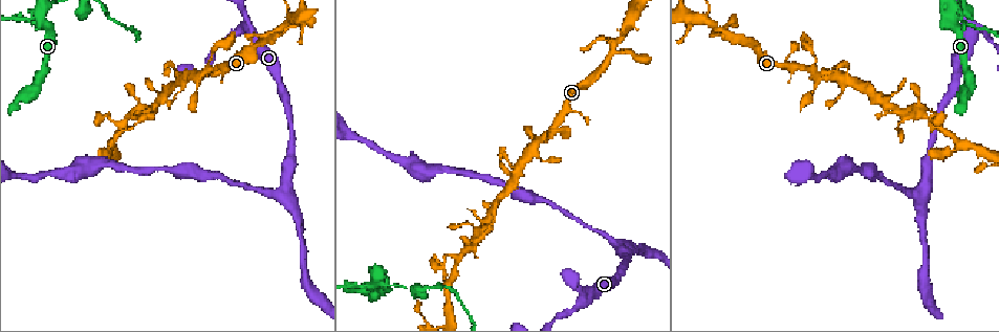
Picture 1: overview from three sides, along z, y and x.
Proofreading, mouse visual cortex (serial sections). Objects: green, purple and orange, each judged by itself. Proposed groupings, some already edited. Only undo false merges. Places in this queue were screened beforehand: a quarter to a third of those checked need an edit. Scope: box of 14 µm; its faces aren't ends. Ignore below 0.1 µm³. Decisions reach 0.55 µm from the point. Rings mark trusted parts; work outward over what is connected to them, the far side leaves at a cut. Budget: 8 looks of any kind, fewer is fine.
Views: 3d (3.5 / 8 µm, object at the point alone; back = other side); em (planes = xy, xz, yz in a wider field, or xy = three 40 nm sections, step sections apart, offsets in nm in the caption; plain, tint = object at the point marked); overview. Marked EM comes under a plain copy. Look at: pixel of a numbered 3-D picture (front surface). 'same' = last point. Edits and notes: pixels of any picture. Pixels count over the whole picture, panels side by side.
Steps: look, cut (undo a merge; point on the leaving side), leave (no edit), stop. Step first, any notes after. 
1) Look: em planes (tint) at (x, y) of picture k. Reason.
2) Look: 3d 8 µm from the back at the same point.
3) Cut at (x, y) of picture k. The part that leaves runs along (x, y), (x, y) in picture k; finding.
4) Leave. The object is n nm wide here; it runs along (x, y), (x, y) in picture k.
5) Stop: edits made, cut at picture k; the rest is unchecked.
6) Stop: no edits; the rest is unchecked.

Look: 3d 3.5 µm at (39, 17) of picture 1.

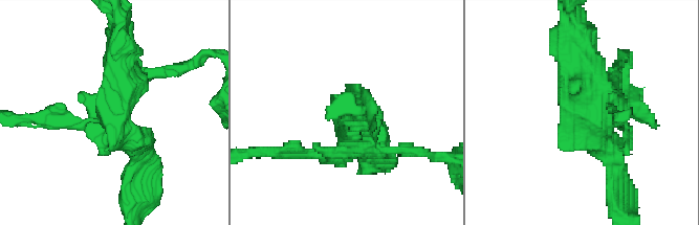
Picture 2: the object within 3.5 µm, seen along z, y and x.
Look: em xy step 1 (tint) at (114, 114) of picture 2.

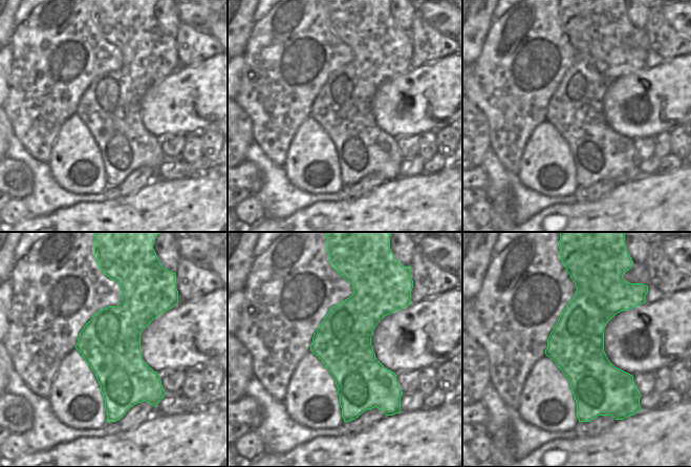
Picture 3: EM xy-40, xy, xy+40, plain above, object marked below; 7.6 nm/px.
Cut at (178, 71) of picture 2. The part that leaves runs along (344, 150), (331, 155), (257, 152) in picture 2; two cells meet here.

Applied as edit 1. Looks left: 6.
Look: 3d 3.5 µm from the back at (585, 299) of picture 1. Three arms meet.

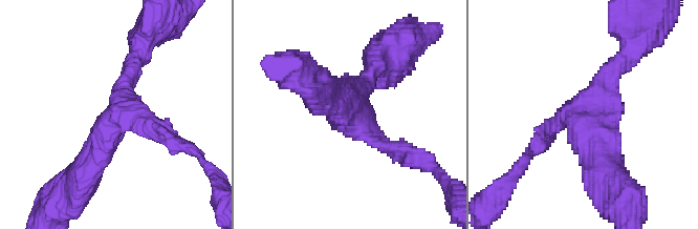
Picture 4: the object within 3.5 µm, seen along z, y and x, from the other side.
Look: em xy step 3 (tint) at (112, 125) of picture 4. Now the EM.

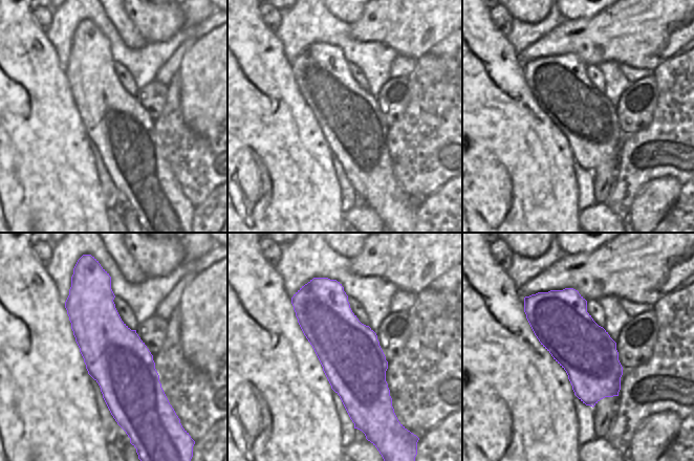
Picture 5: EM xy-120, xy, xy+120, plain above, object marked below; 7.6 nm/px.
Look: em xy step 2 (tint) at the same point.

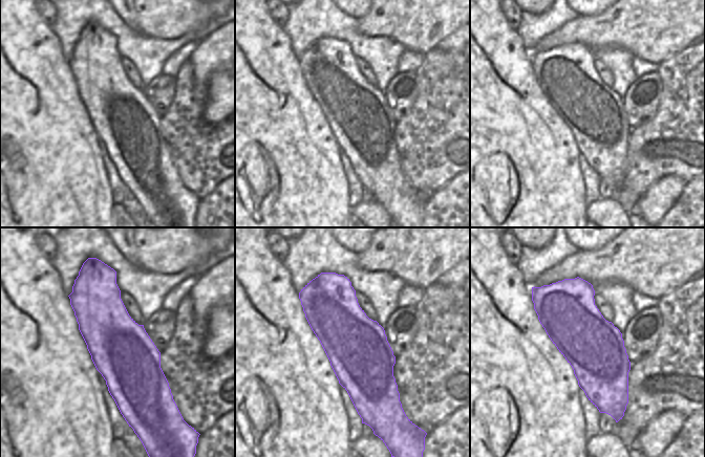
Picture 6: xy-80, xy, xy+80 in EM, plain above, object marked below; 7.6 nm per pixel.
Leave. It runs along (79, 180), (121, 108), (131, 66) in picture 4; continuous, no second cell.

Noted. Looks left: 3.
Look: 3d 3.5 µm at (615, 244) of picture 1. Three-way junction.

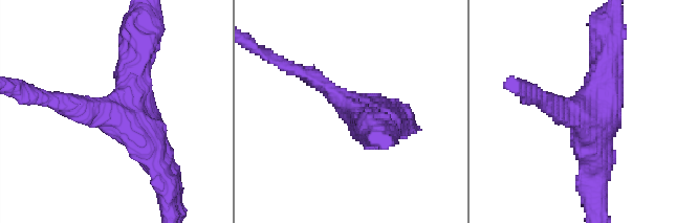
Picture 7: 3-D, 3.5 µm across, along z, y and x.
Look: em xy step 3 (tint) at (118, 117) of picture 7. 3 arms meet here; the arms are 250, 400, 500 nm wide; need the tissue.

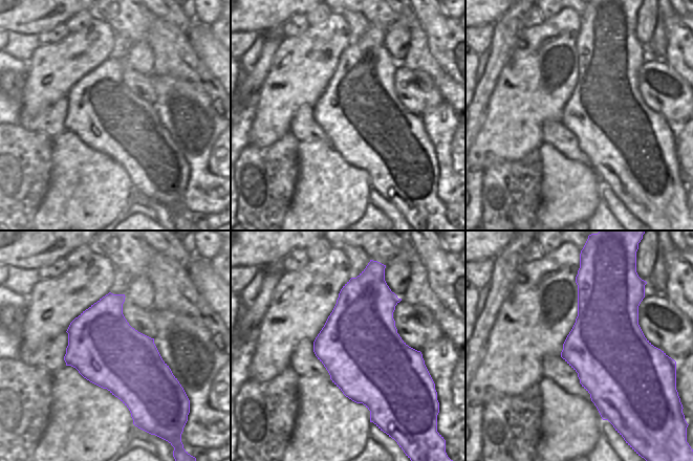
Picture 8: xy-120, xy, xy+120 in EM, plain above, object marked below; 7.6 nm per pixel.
Leave. It runs along (137, 47), (128, 118), (77, 105) in picture 7; one cell here.

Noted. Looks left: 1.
Stop: edits made, cut at picture 2; the rest is unchecked.

